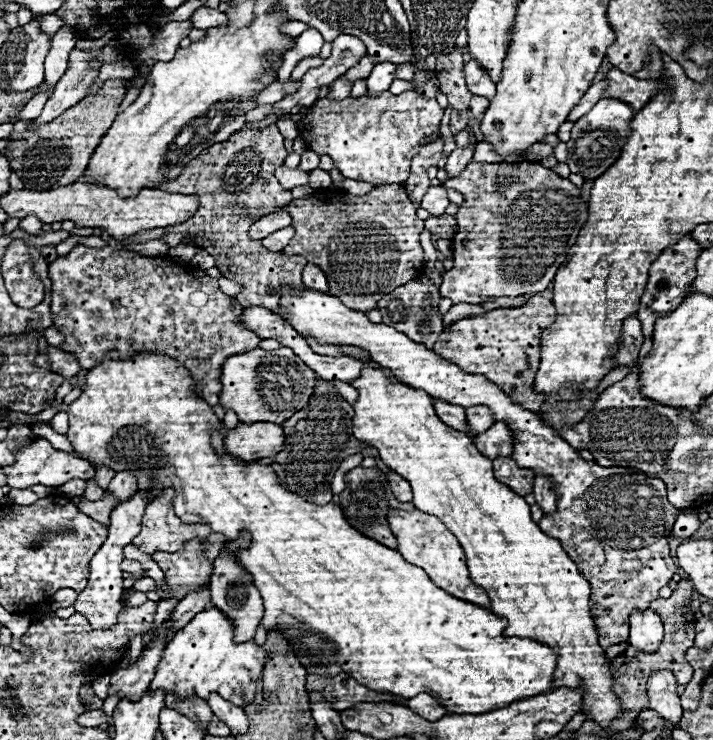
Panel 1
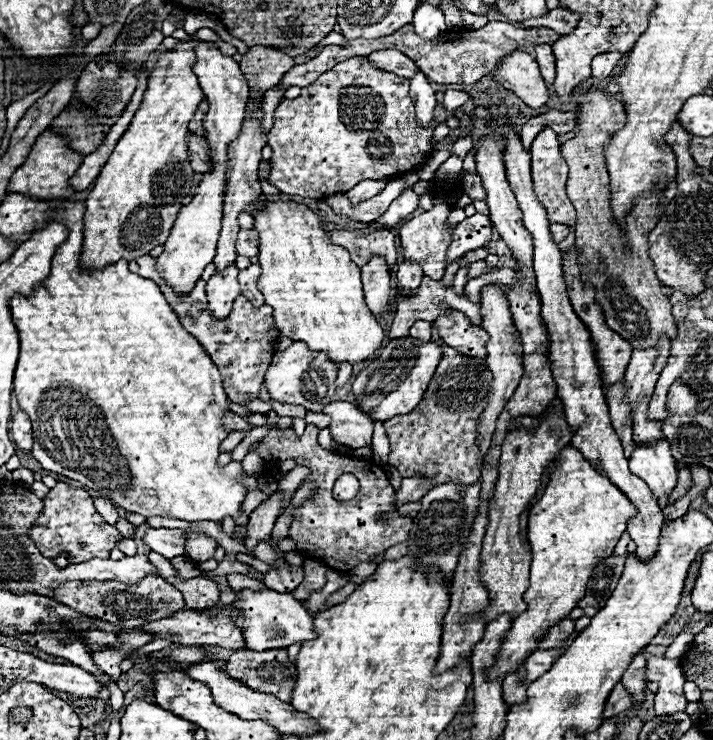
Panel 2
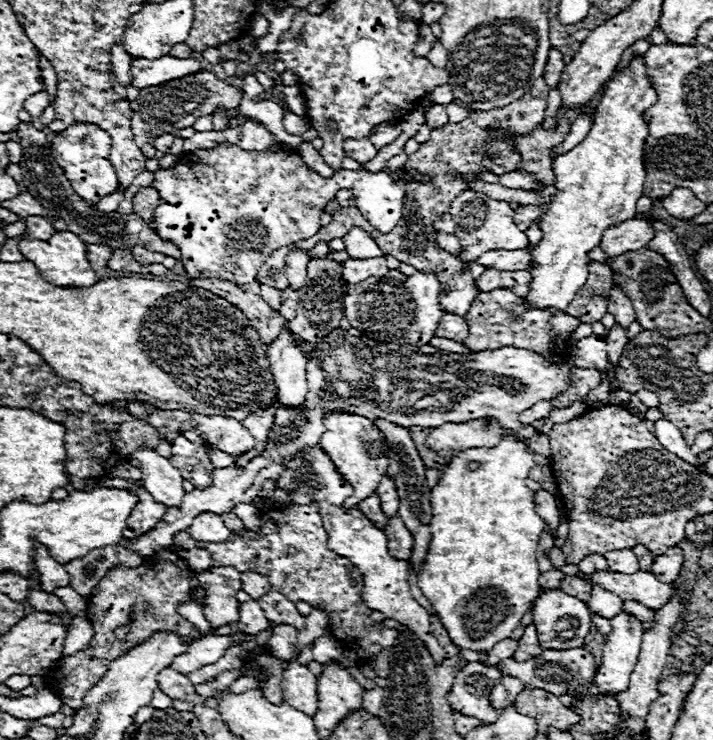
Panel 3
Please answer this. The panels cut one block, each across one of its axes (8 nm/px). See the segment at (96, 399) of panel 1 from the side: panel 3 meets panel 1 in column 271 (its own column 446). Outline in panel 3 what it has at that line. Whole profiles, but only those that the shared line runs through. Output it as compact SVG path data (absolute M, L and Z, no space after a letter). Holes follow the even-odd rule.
M504 430L498 446L482 450L472 448L452 456L450 464L442 470L442 478L432 488L432 540L418 576L418 586L432 602L452 642L466 650L488 652L500 640L510 638L524 612L540 594L536 550L546 524L536 514L534 492L526 486L532 468L536 468L534 452L530 452L522 438L516 438L510 430ZM470 462L476 462L478 468L472 470Z

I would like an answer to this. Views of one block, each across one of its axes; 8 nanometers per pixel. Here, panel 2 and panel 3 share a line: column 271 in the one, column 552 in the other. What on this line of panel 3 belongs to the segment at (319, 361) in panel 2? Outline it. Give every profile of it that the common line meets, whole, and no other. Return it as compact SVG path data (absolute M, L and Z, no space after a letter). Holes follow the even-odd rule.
M336 328L330 332L320 344L314 344L316 352L308 356L308 400L304 402L304 408L284 408L280 406L276 410L276 420L272 424L272 432L268 434L268 444L256 460L250 460L244 468L228 466L228 468L216 468L212 472L214 484L206 490L192 490L186 492L182 498L180 508L168 508L164 514L164 520L144 536L130 542L128 550L138 552L140 556L152 556L156 550L172 546L174 534L180 530L186 530L192 524L192 518L196 518L200 512L216 512L226 514L236 504L252 504L256 494L262 490L262 484L266 480L276 480L280 472L284 472L284 460L292 460L292 456L300 456L300 448L308 446L320 446L320 436L324 434L324 416L328 412L356 412L358 416L366 416L370 420L384 418L392 420L394 424L400 424L402 428L412 426L424 426L424 428L436 428L440 424L446 424L448 420L476 420L480 416L492 416L500 420L506 428L518 428L518 416L532 408L540 400L552 400L558 392L568 388L568 372L574 366L572 358L568 356L568 362L562 358L548 362L540 354L504 346L498 350L484 350L484 352L472 352L472 354L454 354L446 350L438 350L430 344L426 346L412 346L412 344L388 344L388 342L376 342L366 336L360 336L358 330L344 330Z

